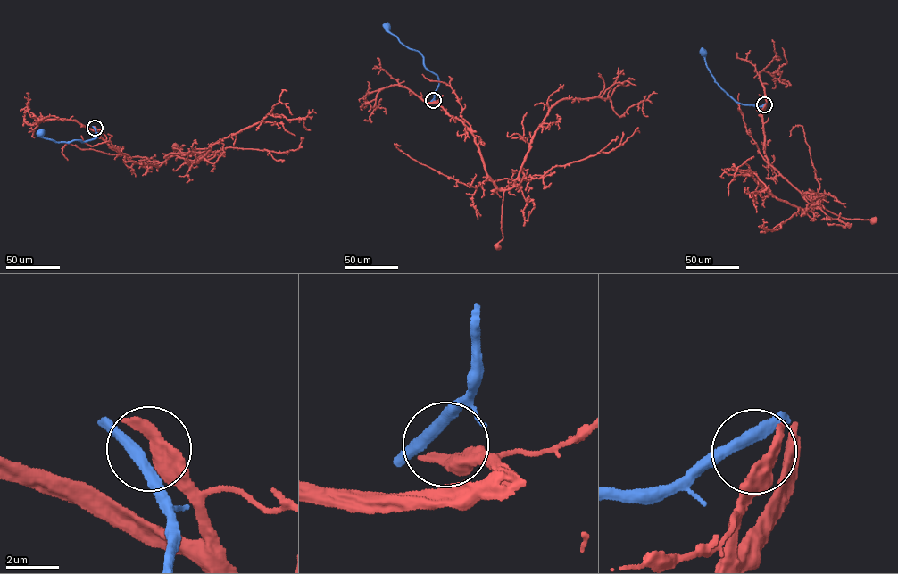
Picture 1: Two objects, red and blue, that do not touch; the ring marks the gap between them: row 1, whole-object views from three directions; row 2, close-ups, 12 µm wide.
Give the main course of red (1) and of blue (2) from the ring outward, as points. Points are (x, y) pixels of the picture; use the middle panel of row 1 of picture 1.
1: (433, 101), (467, 127), (479, 150), (487, 175), (497, 188), (505, 189), (501, 219), (503, 238), (496, 246)
2: (432, 100), (438, 84), (437, 77), (425, 67), (419, 52), (402, 44), (386, 27)

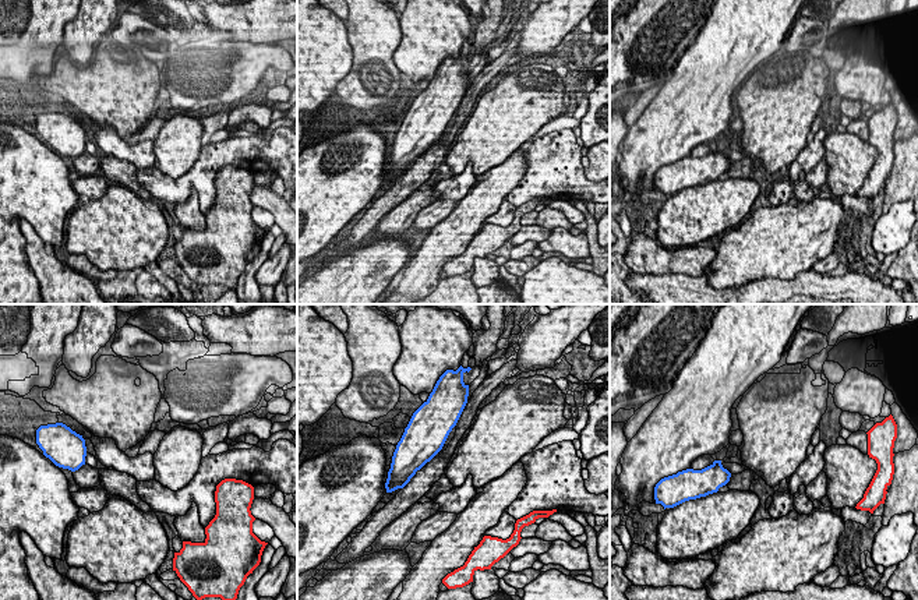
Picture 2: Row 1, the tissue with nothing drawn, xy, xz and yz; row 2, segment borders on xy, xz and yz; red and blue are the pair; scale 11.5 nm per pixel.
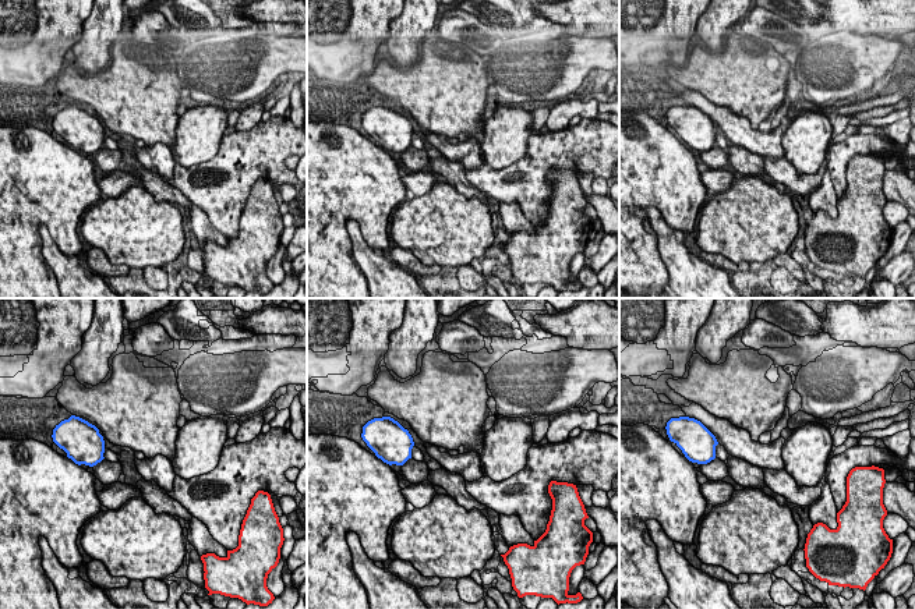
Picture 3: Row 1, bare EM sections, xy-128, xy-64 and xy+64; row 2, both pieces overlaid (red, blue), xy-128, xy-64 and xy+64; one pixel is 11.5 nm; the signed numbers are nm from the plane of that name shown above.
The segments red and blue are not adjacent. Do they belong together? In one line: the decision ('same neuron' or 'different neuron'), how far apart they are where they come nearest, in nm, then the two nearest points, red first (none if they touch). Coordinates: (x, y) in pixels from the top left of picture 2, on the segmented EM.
different neuron; 1050 nm apart; from red across xz (483, 537), (409, 480)

